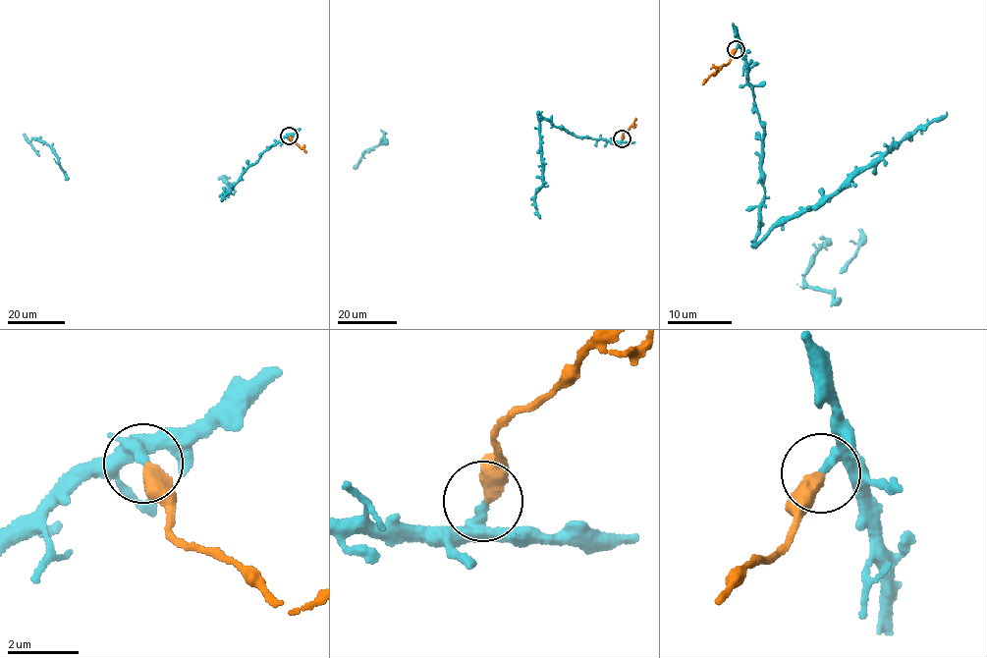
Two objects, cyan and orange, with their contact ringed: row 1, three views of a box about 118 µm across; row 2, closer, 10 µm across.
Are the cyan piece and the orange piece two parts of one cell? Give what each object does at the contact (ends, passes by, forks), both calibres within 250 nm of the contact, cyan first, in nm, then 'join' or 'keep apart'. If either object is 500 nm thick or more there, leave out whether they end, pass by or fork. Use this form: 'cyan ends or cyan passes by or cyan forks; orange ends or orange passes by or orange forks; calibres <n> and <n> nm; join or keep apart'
cyan ends; orange ends; calibres 280 and 480 nm; keep apart

